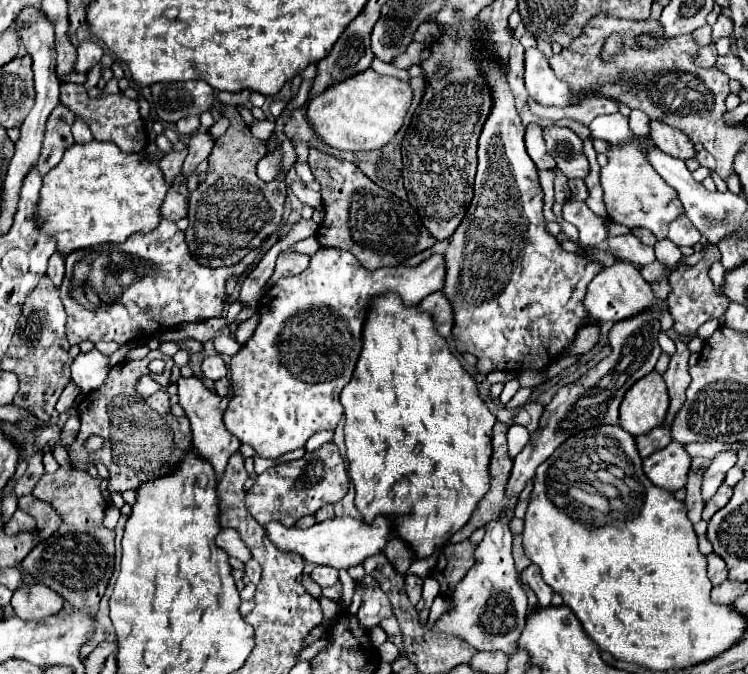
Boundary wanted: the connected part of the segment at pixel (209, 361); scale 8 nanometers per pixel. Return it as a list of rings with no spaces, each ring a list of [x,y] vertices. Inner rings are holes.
[[[213,355],[213,357],[205,357],[203,359],[203,365],[201,365],[201,371],[207,379],[211,381],[217,381],[221,377],[227,375],[227,365],[223,363],[221,355]]]

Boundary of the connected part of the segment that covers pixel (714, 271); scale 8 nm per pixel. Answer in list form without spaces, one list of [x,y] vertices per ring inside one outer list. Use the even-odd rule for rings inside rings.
[[[715,263],[715,265],[711,267],[711,271],[709,271],[709,277],[711,277],[713,285],[715,285],[715,291],[717,291],[719,295],[723,295],[721,287],[723,287],[723,277],[725,277],[725,269],[723,269],[723,267],[719,265],[719,263]]]

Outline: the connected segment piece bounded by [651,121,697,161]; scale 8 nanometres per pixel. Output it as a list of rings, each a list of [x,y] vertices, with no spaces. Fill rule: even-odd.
[[[651,121],[651,139],[663,153],[669,153],[675,159],[687,161],[697,155],[695,145],[689,141],[689,137],[669,125],[661,125],[659,121]]]

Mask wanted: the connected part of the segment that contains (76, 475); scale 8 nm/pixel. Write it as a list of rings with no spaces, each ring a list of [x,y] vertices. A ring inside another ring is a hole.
[[[57,445],[53,455],[57,463],[61,463],[61,467],[53,475],[43,475],[43,479],[33,489],[33,497],[53,505],[53,509],[61,515],[63,523],[49,539],[39,541],[31,549],[25,559],[27,563],[23,563],[23,573],[35,583],[43,583],[55,593],[59,593],[69,605],[85,605],[95,615],[99,609],[99,601],[107,589],[107,583],[113,575],[115,531],[103,525],[103,511],[107,509],[107,501],[99,491],[101,479],[93,479],[85,471],[79,471],[69,461],[69,455],[61,445]]]

